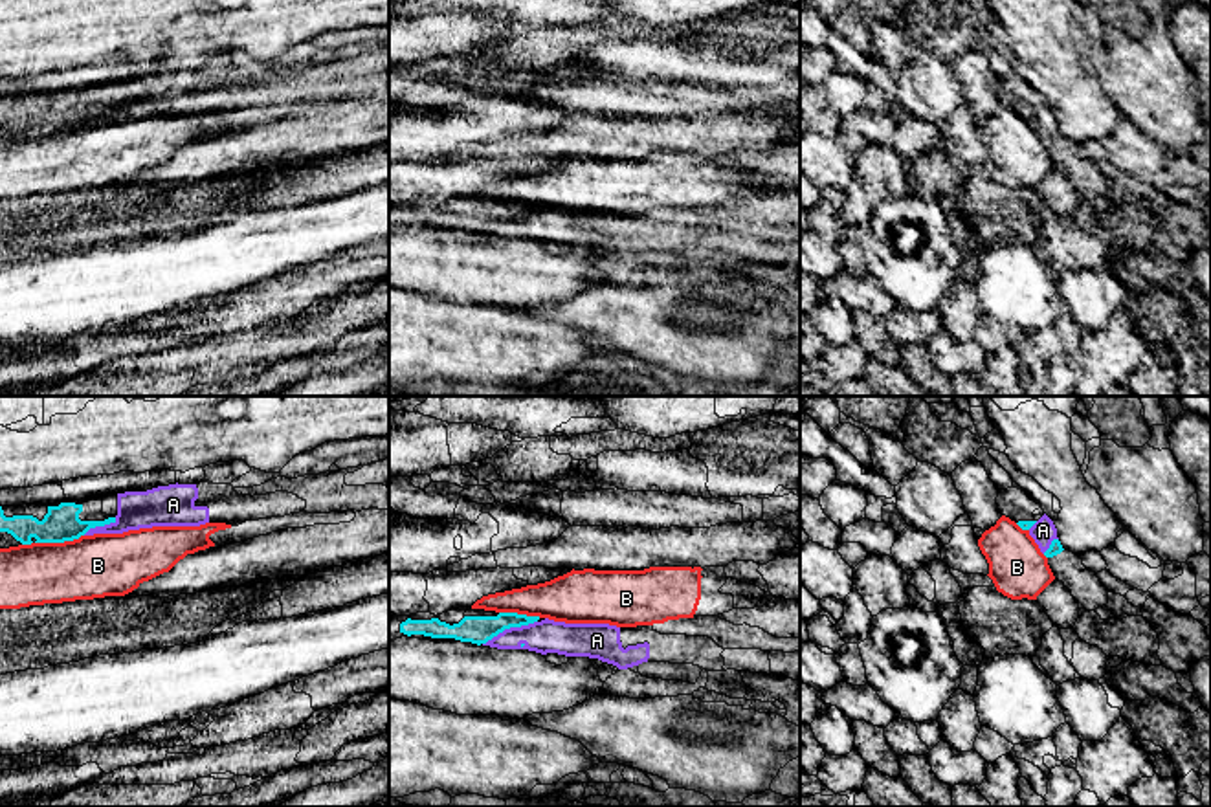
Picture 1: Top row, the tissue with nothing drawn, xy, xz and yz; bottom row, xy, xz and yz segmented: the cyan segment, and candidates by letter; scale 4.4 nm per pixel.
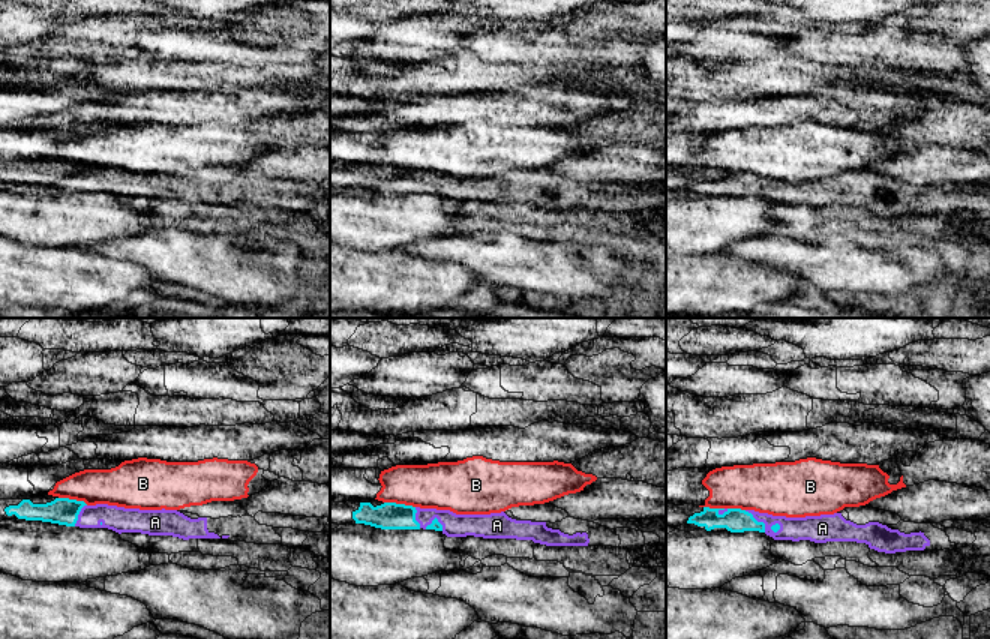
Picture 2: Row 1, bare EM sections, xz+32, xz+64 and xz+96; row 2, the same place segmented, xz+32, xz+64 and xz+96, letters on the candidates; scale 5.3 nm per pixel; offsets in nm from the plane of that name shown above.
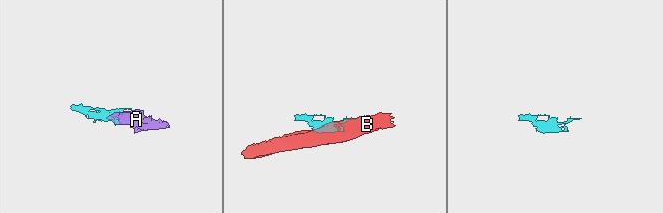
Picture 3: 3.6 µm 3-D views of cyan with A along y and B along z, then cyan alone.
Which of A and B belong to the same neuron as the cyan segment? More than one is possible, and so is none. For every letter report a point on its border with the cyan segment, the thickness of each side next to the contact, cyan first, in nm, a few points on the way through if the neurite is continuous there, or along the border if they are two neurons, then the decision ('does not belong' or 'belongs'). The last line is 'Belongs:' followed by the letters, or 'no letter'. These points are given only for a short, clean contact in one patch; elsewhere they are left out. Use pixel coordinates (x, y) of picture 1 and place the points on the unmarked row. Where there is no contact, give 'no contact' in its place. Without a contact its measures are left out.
A: contact xz (509, 217); calibres 130 and 150 nm; belongs
B: contact xy (59, 131); calibres 160 and 280 nm; does not belong
Belongs: A

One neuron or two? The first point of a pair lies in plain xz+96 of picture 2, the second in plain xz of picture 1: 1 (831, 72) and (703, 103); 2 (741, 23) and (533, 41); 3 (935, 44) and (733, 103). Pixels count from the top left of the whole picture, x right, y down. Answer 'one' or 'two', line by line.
1: one
2: one
3: two

